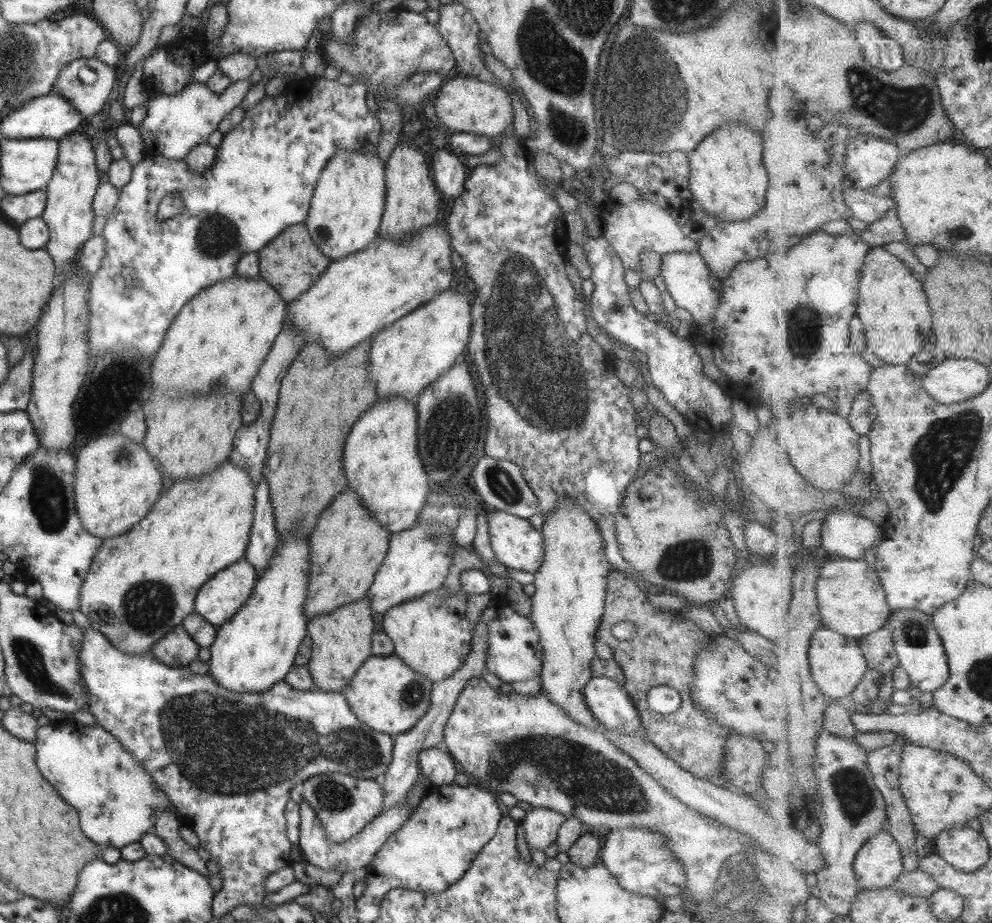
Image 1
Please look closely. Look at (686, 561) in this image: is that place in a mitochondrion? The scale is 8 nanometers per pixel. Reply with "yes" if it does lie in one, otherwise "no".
yes

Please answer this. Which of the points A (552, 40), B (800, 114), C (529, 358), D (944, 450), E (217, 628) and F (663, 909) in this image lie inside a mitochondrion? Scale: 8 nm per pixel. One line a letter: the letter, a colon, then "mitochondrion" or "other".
A: mitochondrion
B: other
C: mitochondrion
D: mitochondrion
E: other
F: other

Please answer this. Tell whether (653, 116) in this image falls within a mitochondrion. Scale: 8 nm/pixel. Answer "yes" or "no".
yes

